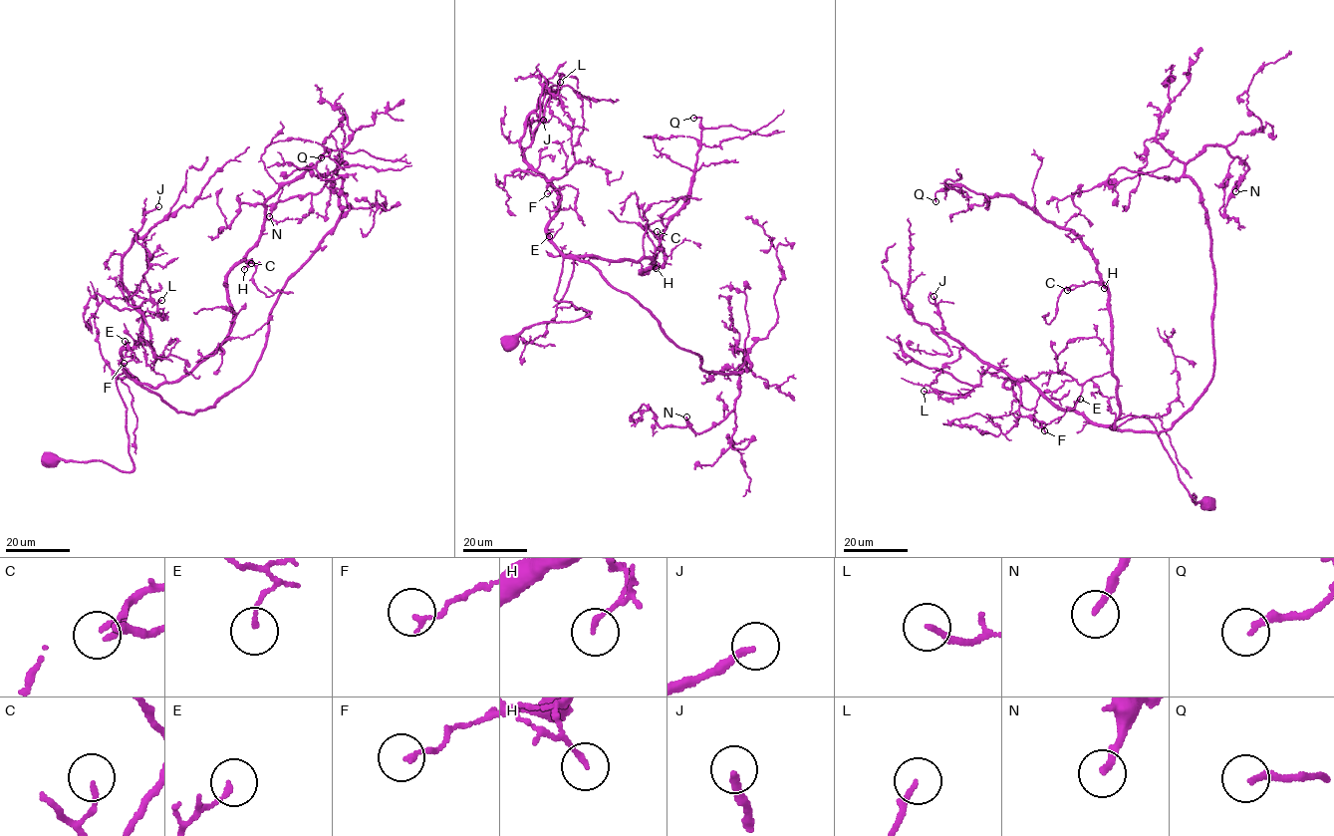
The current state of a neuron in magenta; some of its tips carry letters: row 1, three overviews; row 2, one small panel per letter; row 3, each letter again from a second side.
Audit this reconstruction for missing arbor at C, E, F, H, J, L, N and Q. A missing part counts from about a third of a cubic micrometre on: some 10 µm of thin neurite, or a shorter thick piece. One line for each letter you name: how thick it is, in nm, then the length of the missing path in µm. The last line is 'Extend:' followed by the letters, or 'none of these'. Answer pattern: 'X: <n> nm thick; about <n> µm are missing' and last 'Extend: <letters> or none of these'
N: 190 nm thick; about 30 µm are missing
Extend: N

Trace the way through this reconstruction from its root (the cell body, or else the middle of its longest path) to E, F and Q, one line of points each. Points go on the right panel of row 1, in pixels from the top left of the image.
E: (1208, 503), (1194, 501), (1196, 495), (1181, 481), (1149, 418), (1127, 415), (1100, 425), (1075, 410), (1080, 399)
F: (1208, 503), (1194, 501), (1146, 418), (1127, 415), (1103, 425), (1067, 411), (1040, 426), (1044, 430)
Q: (1208, 503), (1194, 501), (1149, 418), (1112, 425), (1109, 292), (1080, 239), (1015, 196), (952, 185), (935, 201)

